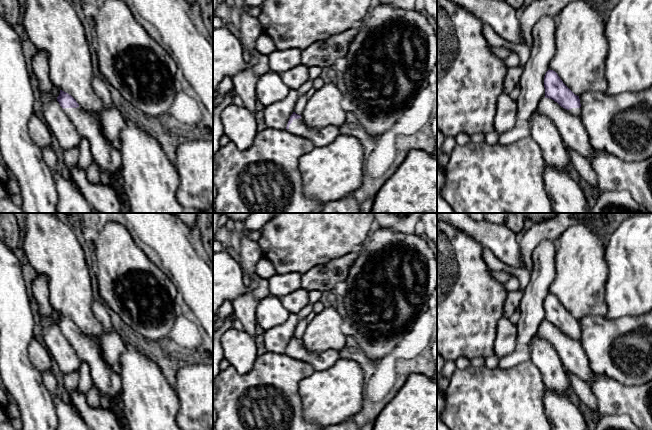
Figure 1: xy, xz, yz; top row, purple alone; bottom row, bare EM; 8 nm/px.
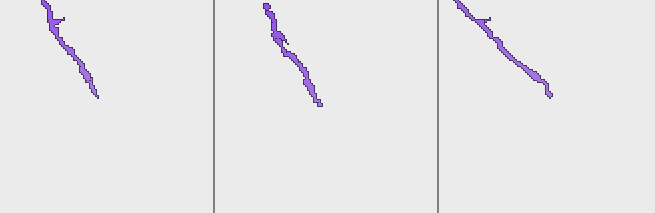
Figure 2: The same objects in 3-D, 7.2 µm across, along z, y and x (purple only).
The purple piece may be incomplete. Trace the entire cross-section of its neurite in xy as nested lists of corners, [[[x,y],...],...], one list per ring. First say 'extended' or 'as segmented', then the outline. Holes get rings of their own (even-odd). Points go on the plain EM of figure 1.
extended | [[[62,314],[57,325],[72,345],[78,358],[89,365],[93,385],[101,394],[109,397],[108,409],[117,418],[120,429],[124,428],[127,419],[125,413],[121,413],[121,407],[117,403],[121,399],[122,378],[119,373],[109,367],[102,356],[100,341],[96,337],[82,333],[71,319]]]

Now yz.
extended | [[[548,294],[544,300],[545,322],[557,326],[571,338],[580,340],[581,328],[579,320],[575,319],[553,294]]]

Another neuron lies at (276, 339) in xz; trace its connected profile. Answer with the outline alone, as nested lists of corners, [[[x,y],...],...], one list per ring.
[[[290,313],[283,324],[265,330],[263,337],[266,350],[278,354],[286,354],[298,321],[297,314]]]

